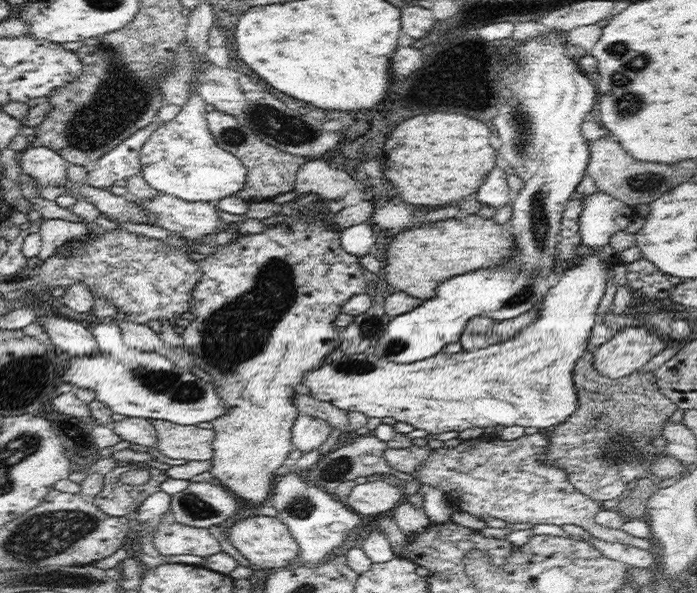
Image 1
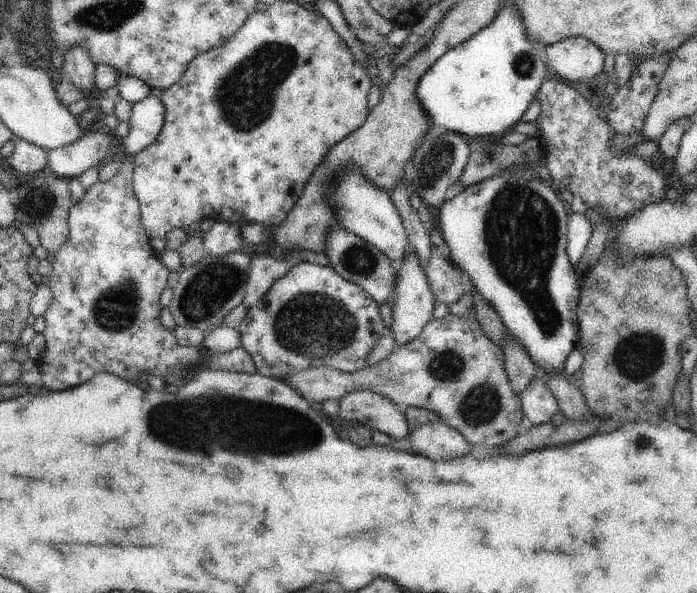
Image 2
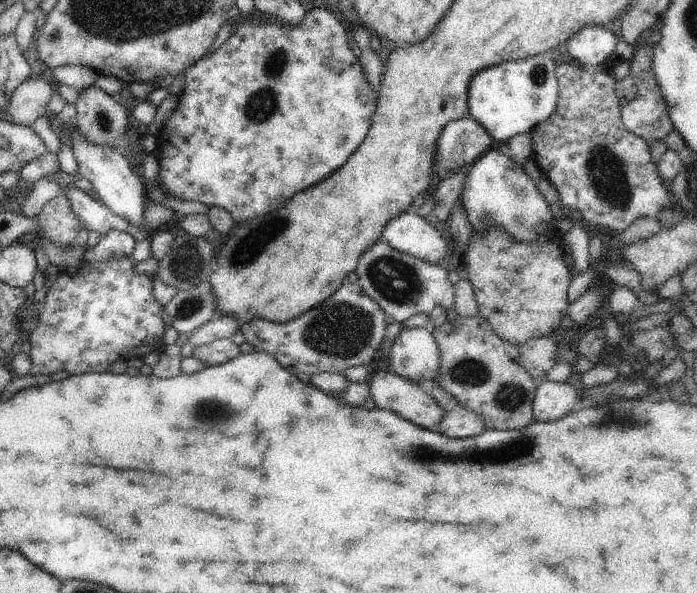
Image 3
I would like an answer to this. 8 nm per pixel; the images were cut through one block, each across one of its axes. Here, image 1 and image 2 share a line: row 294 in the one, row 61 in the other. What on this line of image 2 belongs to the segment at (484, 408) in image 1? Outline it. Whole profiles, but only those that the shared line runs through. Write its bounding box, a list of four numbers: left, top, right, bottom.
[543,36,605,82]

